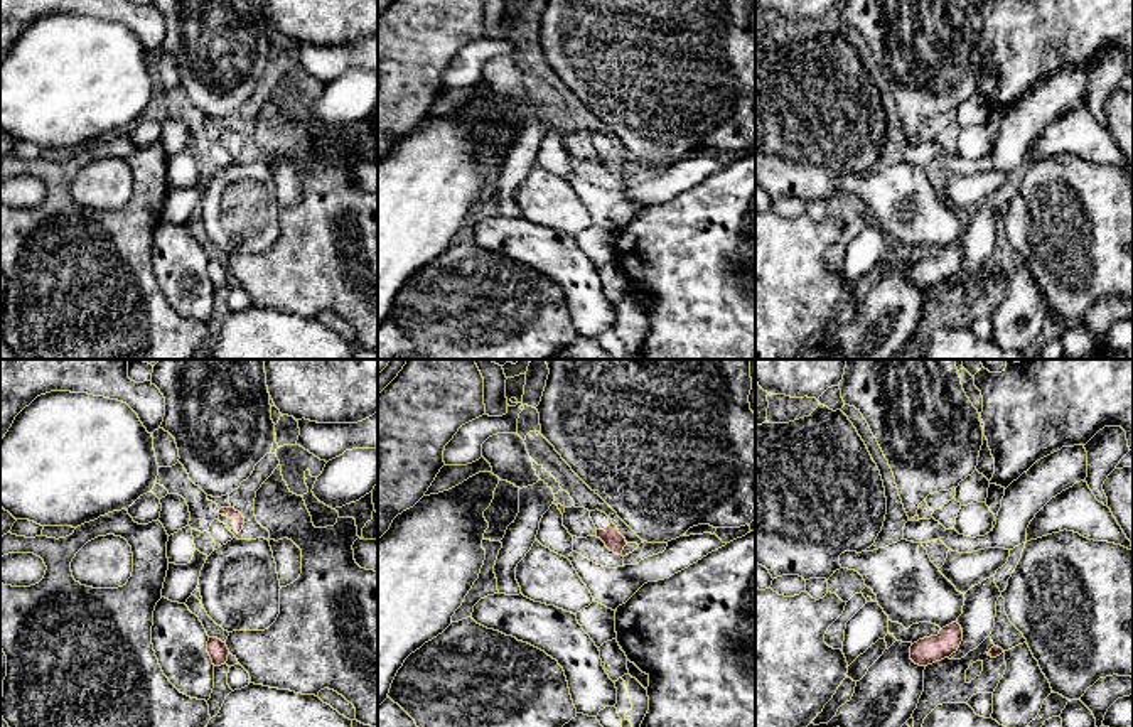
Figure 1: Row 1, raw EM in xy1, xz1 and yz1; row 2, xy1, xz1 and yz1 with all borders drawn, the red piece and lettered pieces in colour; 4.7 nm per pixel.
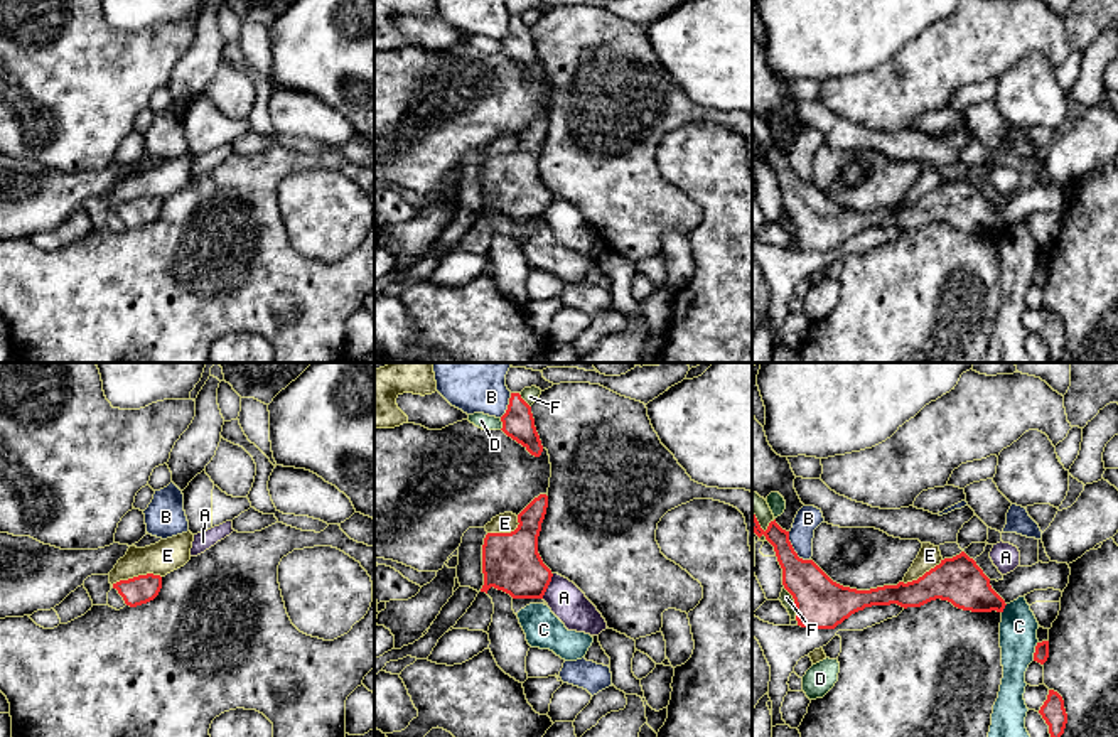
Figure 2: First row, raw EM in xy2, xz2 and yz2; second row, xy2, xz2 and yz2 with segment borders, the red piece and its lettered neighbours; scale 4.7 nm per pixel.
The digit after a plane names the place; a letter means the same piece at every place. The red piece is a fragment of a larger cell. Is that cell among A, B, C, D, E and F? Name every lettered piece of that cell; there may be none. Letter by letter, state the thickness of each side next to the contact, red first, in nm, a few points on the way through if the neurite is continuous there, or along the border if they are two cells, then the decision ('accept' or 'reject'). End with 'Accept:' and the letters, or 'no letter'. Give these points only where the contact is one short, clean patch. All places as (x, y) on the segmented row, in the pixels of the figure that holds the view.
A: calibres 280 and 170 nm; reject
B: calibres 220 and 120 nm; reject
C: calibres 70 and 180 nm; reject
D: calibres 150 and 70 nm; reject
E: calibres 140 and 160 nm; reject
F: calibres 240 and 60 nm; reject
Accept: no letter

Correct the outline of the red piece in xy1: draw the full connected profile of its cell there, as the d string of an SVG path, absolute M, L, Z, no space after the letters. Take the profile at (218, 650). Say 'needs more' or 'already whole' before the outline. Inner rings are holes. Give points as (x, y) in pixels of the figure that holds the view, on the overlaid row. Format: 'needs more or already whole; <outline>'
already whole; M209 638L207 653L212 660L212 665L221 666L221 665L226 665L229 649L228 649L226 643L223 643L221 639Z

